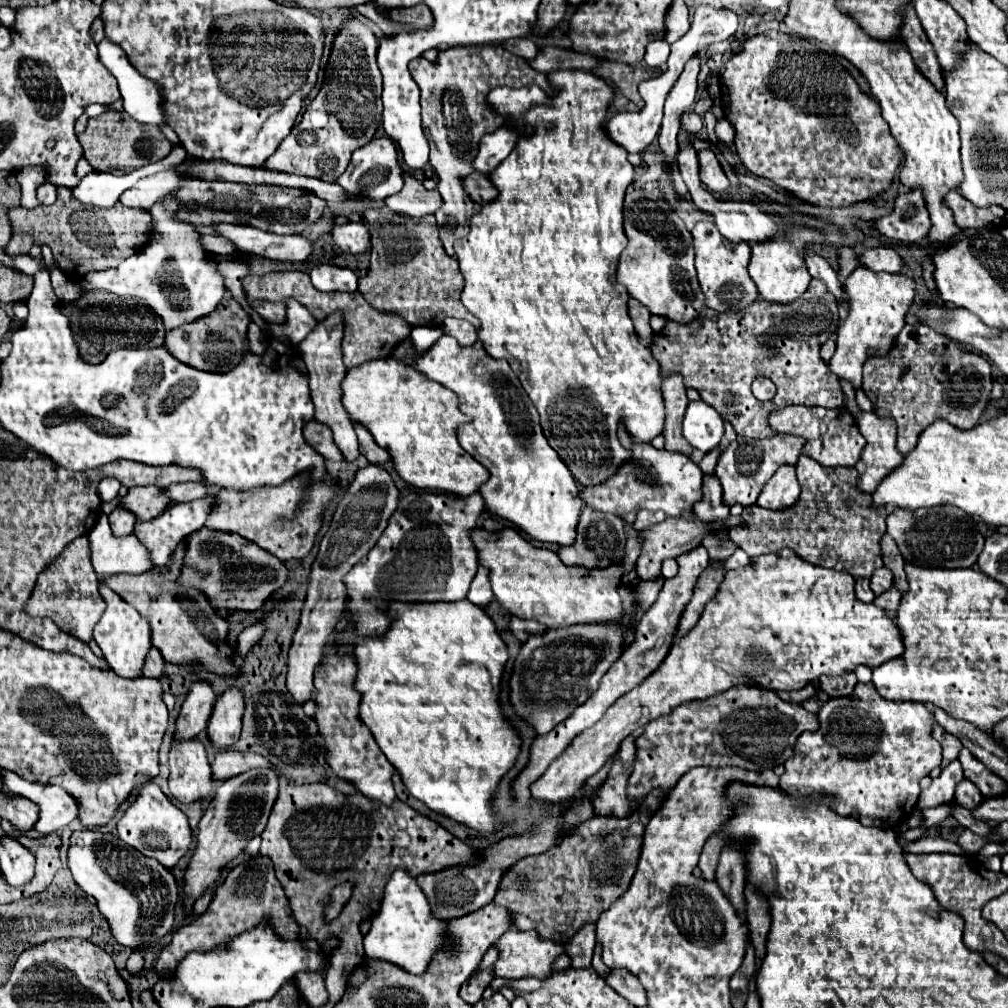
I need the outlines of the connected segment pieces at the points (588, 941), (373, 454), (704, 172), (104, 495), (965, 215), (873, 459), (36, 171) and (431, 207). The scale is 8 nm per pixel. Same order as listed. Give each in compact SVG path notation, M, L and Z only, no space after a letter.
M585 925L573 939L571 943L565 945L565 951L571 953L571 967L577 969L587 969L591 967L591 957L595 949L595 925Z
M355 423L355 431L357 431L357 437L359 437L359 451L361 451L361 455L363 455L369 463L385 465L385 463L391 461L389 453L387 453L385 449L381 449L381 447L373 441L371 433L367 433L367 431L365 431L361 425L357 425L357 423Z
M711 149L699 151L699 167L701 167L701 181L707 185L709 191L725 191L729 187L729 179Z
M109 479L109 484L98 486L99 497L104 502L111 501L117 497L117 493L119 493L120 488L121 484L119 481L115 481L115 479Z
M957 191L945 197L945 205L949 205L949 209L953 211L959 229L999 229L1005 217L1005 209L1001 209L999 205L975 207Z
M859 411L857 427L867 441L861 461L855 465L859 471L859 489L873 493L881 479L903 461L903 455L895 447L897 425L891 417L879 417L875 411Z
M31 165L31 167L23 167L17 171L17 181L21 185L23 197L21 197L21 207L32 209L39 205L35 191L41 183L45 183L45 179L49 177L47 165Z
M403 171L405 185L399 193L385 199L385 205L395 213L409 217L423 217L427 213L435 213L441 207L441 195L437 191L429 191L423 187L419 179L415 179L409 171Z

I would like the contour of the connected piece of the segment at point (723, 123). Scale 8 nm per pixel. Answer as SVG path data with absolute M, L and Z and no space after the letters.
M722 118L718 120L715 126L715 133L720 142L724 144L732 144L735 138L735 129L727 118Z

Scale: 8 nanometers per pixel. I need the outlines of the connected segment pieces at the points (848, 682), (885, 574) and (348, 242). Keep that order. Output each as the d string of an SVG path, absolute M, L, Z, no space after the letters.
M847 673L843 677L821 677L819 687L829 697L849 697L853 693L853 687L857 685L855 673Z
M881 567L871 575L871 589L875 595L881 595L891 587L893 587L893 573L887 567Z
M345 223L341 227L335 227L333 239L335 239L335 245L343 253L351 253L351 255L365 253L369 249L369 241L371 241L365 223Z

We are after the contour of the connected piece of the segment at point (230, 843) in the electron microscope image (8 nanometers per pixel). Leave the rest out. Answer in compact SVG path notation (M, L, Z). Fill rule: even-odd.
M265 771L271 775L249 775L241 773L229 781L223 781L215 797L211 799L205 815L199 821L199 833L197 833L197 849L189 863L189 869L185 873L185 915L191 917L191 907L197 897L203 895L203 891L217 881L219 871L239 853L245 849L249 837L261 833L267 825L269 811L277 799L277 775L273 771Z

